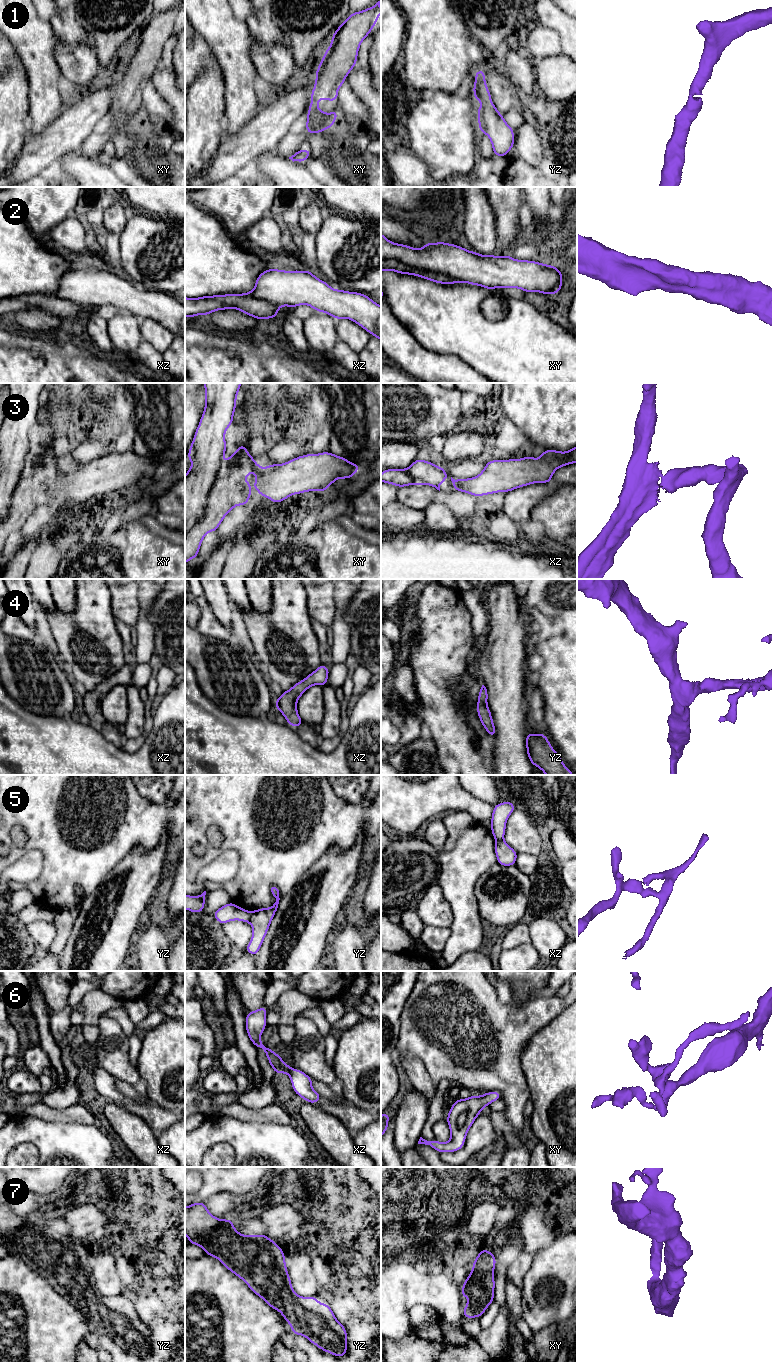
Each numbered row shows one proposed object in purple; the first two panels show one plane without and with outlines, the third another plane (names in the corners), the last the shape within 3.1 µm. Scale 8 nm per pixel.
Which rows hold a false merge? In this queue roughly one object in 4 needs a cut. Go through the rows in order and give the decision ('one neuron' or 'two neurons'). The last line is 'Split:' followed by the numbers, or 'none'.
1: one neuron
2: one neuron
3: one neuron
4: one neuron
5: two neurons
6: one neuron
7: one neuron
Split: 5

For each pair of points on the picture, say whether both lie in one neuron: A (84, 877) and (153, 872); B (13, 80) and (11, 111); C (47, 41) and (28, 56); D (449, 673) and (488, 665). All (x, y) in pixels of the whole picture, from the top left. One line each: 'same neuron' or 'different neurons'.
A: different neurons
B: same neuron
C: same neuron
D: different neurons

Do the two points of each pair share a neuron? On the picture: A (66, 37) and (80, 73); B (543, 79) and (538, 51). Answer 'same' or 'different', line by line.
A: same
B: same

